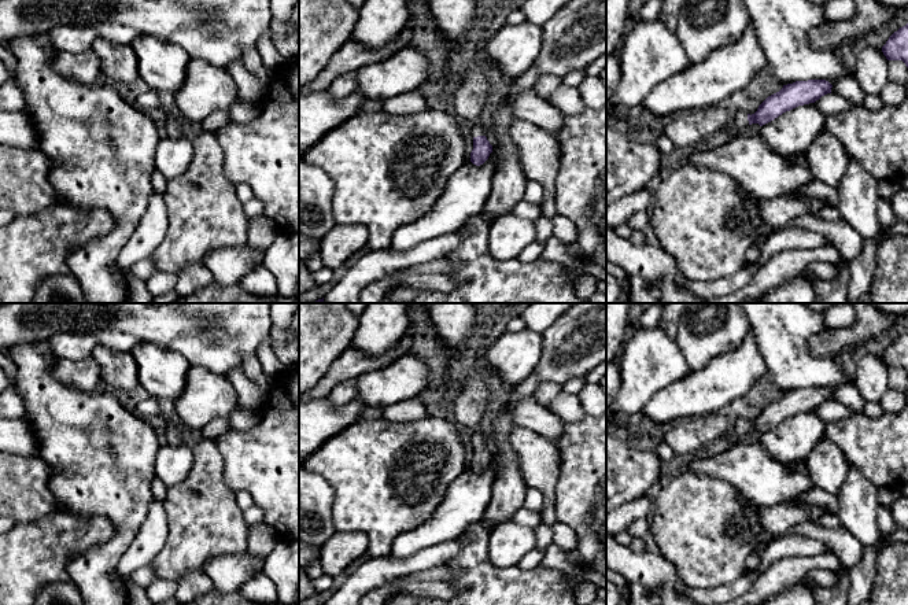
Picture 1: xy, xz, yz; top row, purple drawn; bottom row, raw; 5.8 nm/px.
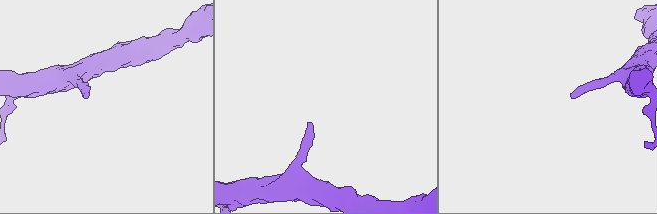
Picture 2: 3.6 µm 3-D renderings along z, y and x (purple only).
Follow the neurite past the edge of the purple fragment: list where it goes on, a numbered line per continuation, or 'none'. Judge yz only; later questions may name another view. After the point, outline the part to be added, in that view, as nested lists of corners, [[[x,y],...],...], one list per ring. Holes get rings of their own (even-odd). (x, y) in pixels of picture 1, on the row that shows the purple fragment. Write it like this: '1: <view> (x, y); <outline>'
1: yz (739, 122); [[[741,108],[726,128],[720,129],[713,136],[700,141],[695,145],[695,148],[700,151],[713,150],[719,145],[738,137],[738,134],[742,130],[748,129],[748,126],[749,126],[748,112],[745,108]]]

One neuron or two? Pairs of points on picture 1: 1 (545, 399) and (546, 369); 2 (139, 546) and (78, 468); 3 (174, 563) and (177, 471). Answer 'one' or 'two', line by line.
1: two
2: two
3: two

